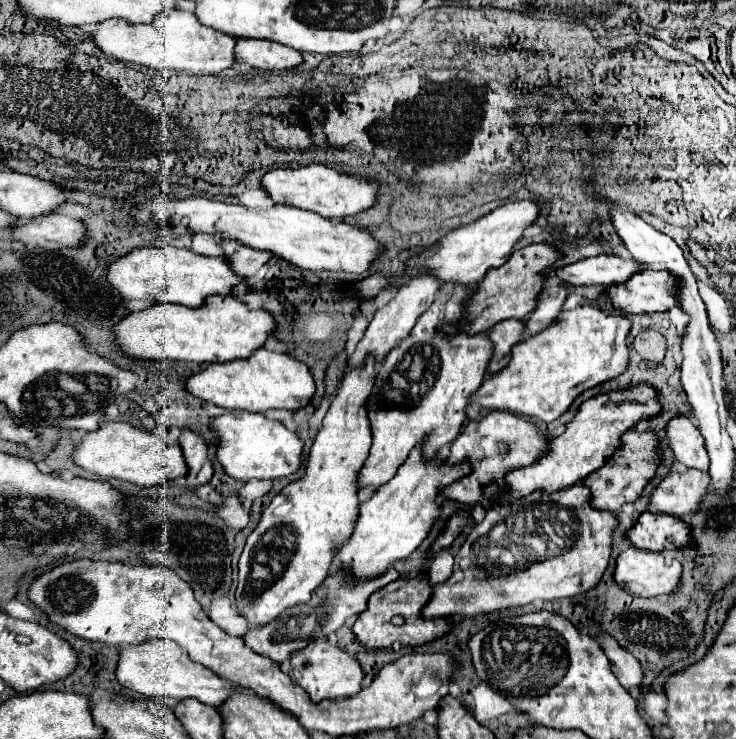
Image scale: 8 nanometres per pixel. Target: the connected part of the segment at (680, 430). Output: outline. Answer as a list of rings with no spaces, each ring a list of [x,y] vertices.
[[[679,414],[671,418],[665,426],[665,436],[675,458],[683,462],[687,468],[695,470],[709,468],[709,456],[705,456],[705,442],[701,440],[701,434],[697,432],[689,416]]]

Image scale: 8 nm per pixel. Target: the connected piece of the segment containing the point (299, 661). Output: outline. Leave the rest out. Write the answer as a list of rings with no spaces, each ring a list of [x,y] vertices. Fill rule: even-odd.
[[[311,640],[303,650],[297,650],[291,656],[289,678],[301,688],[305,688],[313,702],[321,702],[321,700],[333,700],[333,698],[357,694],[361,690],[363,672],[361,672],[359,662],[351,658],[347,652],[343,652],[341,648],[325,640]]]

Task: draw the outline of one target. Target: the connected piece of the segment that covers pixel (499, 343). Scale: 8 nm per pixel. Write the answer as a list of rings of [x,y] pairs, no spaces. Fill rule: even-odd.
[[[505,320],[501,324],[495,324],[489,330],[489,340],[493,344],[493,356],[487,366],[487,374],[499,372],[509,362],[509,348],[523,340],[521,336],[521,320]]]

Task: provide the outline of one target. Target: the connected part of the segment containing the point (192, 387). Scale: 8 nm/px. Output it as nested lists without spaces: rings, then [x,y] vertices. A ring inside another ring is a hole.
[[[257,348],[245,360],[205,364],[201,370],[197,370],[185,380],[185,388],[193,396],[205,402],[223,406],[223,408],[241,408],[241,410],[261,412],[269,408],[297,410],[305,406],[315,392],[315,382],[309,368],[303,362],[295,360],[293,356],[279,354],[267,348]]]

